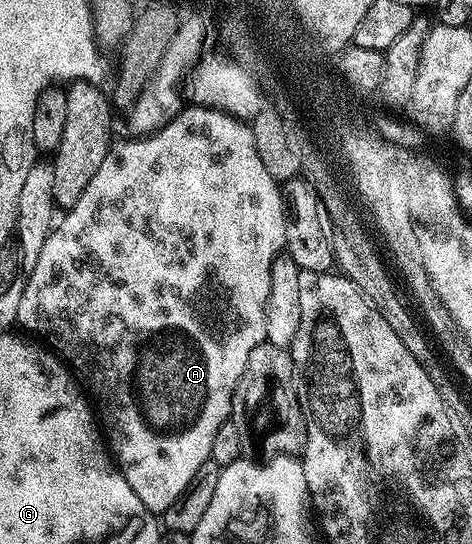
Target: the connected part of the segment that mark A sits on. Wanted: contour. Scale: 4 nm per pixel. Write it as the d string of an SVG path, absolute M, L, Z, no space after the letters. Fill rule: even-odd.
M186 105L174 119L153 134L126 137L123 143L115 142L100 169L96 169L92 181L88 181L88 189L80 193L80 201L76 201L76 205L69 207L63 215L66 216L57 220L54 230L44 241L36 265L29 268L30 276L25 276L17 326L49 344L77 372L96 404L96 415L112 458L128 485L132 485L132 493L144 501L149 511L164 512L168 505L182 496L184 489L188 489L192 477L196 477L196 469L210 462L216 432L235 410L238 382L244 373L244 365L248 365L248 355L256 345L266 342L266 302L272 279L271 265L286 245L288 208L282 198L279 180L264 169L264 161L260 161L256 149L254 129L249 122L214 107Z

